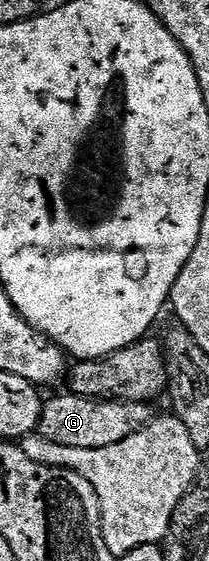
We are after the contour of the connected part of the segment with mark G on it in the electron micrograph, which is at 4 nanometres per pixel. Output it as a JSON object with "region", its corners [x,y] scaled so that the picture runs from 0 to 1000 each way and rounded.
{"region":[[[306,701],[268,711],[230,709],[211,717],[177,768],[206,781],[273,793],[330,793],[359,800],[483,800],[560,793],[560,786],[598,786],[598,779],[670,768],[699,754],[722,752],[722,729],[722,718],[584,718],[569,711],[431,711]]]}

